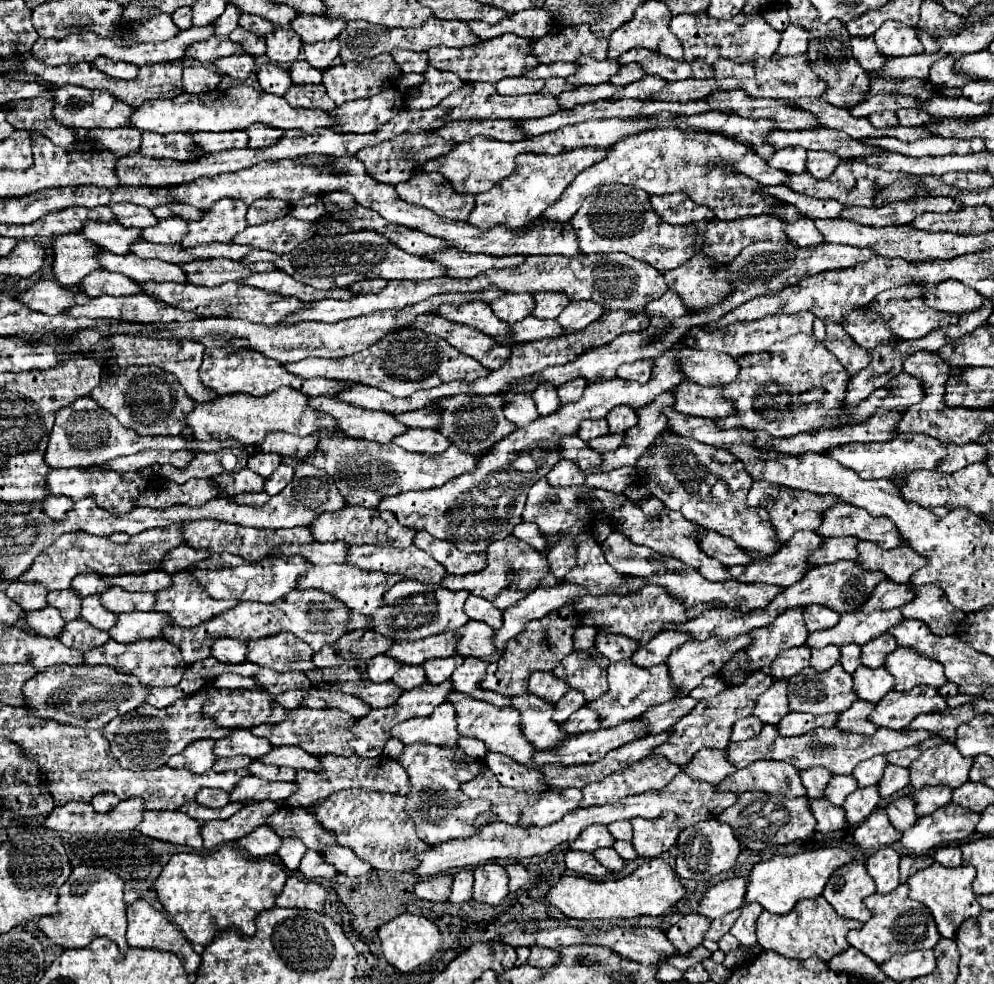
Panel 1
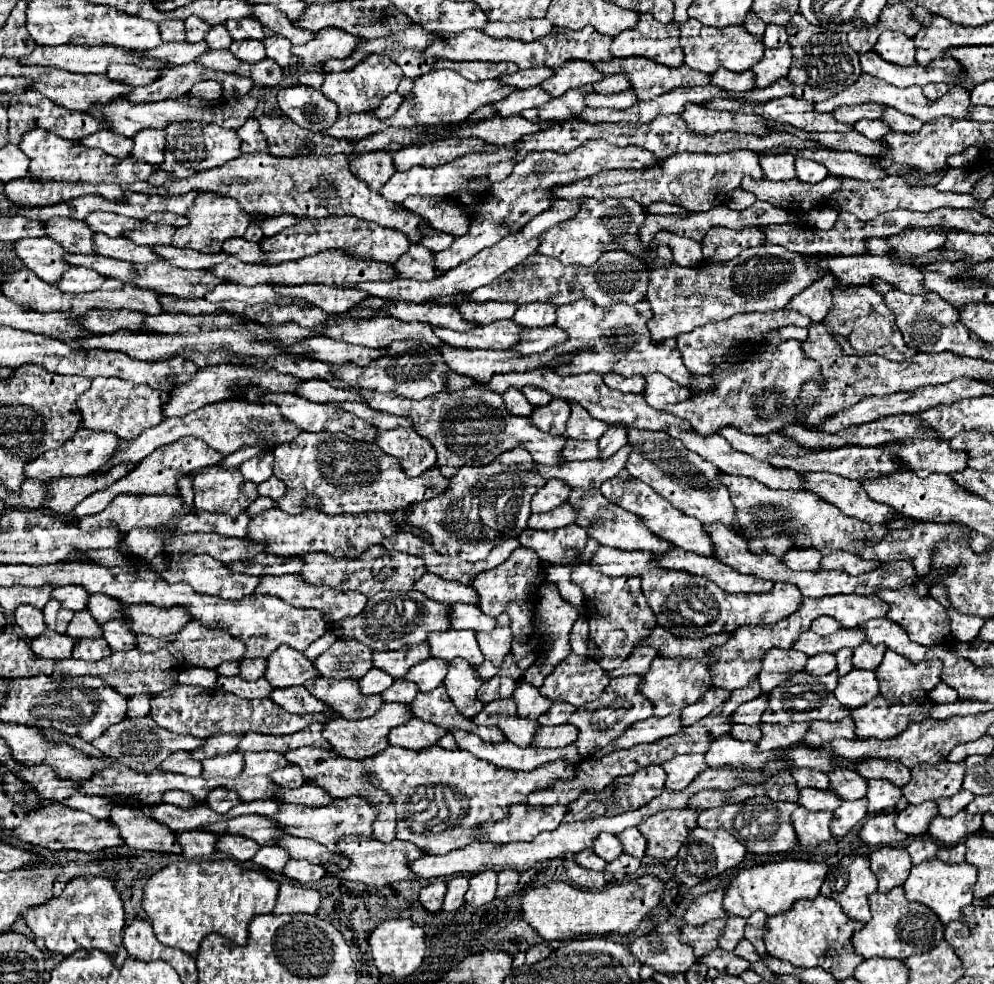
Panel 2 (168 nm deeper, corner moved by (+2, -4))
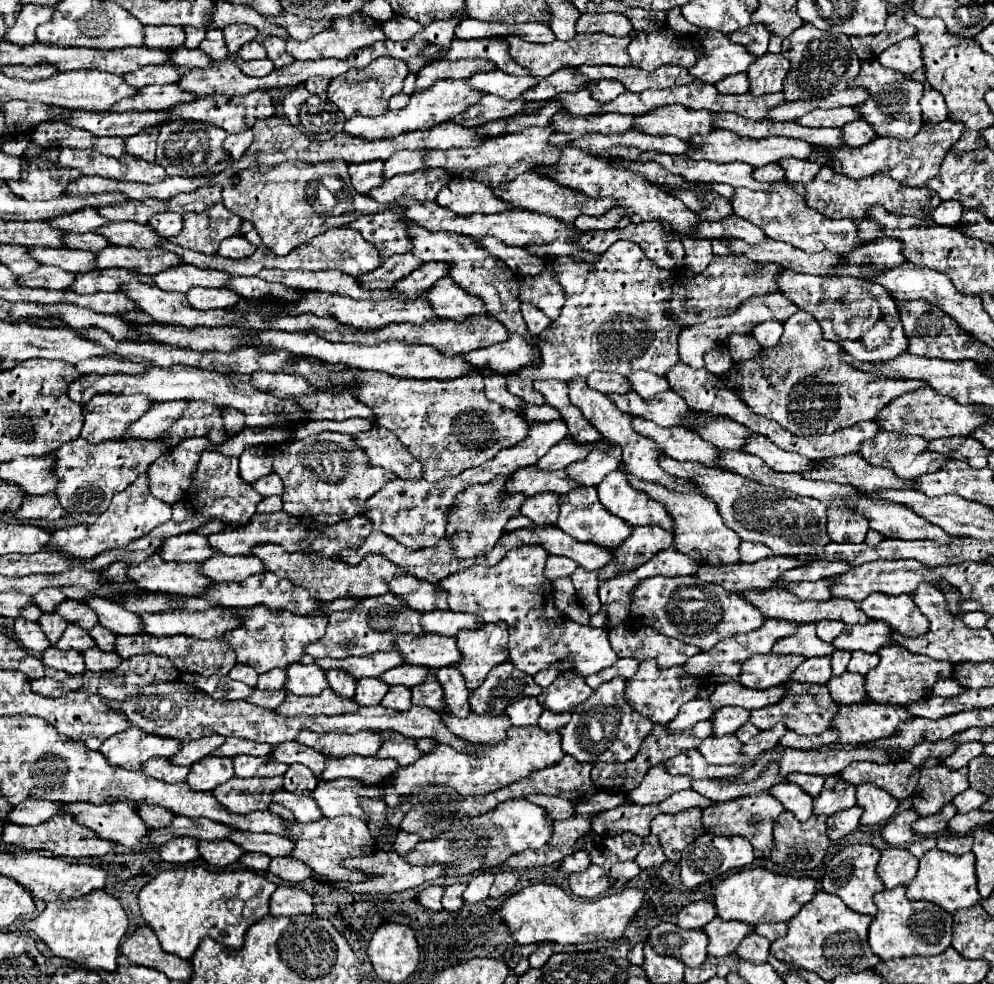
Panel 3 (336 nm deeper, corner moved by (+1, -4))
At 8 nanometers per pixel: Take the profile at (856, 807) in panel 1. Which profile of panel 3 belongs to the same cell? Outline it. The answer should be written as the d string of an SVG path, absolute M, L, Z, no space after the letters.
M860 806L846 808L846 810L840 810L838 814L828 816L828 838L830 840L838 840L838 838L850 834L858 826L860 816L862 816L862 808Z

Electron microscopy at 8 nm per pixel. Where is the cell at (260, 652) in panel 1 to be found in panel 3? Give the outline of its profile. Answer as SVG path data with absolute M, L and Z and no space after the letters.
M294 662L286 666L286 686L284 690L290 690L296 696L316 696L324 688L328 688L324 670L318 664L300 664Z

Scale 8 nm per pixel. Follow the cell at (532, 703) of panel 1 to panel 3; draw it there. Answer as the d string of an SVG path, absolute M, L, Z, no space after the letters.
M470 714L468 718L442 718L444 724L464 740L474 744L498 744L506 740L506 732L512 728L506 714Z

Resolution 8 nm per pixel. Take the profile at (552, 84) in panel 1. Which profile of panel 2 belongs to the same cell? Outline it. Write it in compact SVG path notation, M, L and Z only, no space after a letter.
M535 86L533 90L515 90L501 102L495 102L493 110L499 116L517 116L527 108L537 108L537 106L545 104L549 98L551 96L545 94L545 90L541 90L539 86Z

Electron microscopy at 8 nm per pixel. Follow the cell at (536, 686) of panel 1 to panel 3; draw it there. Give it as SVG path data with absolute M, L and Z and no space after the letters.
M530 696L530 698L520 698L518 702L512 702L508 708L506 708L506 714L510 716L512 724L514 726L534 726L538 724L538 716L542 714L542 704Z

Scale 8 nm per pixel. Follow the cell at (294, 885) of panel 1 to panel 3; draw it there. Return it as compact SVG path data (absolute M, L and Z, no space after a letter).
M278 886L270 898L272 916L296 916L312 912L314 912L312 896L298 886Z

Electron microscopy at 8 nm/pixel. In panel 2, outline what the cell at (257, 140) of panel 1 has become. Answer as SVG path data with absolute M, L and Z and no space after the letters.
M251 118L249 122L245 122L245 126L241 126L237 130L237 136L241 140L241 152L243 154L265 150L265 138L261 138L261 130L257 126L257 118Z

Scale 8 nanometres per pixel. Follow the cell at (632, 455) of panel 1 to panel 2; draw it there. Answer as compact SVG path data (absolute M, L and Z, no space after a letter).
M625 444L613 458L607 458L605 462L599 460L589 460L589 462L563 462L557 466L541 466L537 464L533 470L545 478L557 478L569 484L571 488L581 488L581 490L593 490L599 488L605 480L613 478L625 468L625 458L629 456L631 446Z

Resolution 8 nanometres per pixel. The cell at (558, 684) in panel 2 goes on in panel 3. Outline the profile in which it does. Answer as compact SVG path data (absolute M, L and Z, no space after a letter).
M576 670L560 672L558 678L542 690L538 702L550 712L572 712L578 704L586 702L594 690L586 686L586 678Z

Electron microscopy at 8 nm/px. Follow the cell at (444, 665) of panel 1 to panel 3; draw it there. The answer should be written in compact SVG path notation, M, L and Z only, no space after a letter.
M402 664L402 666L398 666L398 668L392 668L392 670L384 672L380 678L382 678L386 684L390 684L390 686L402 684L402 686L414 688L414 686L426 682L428 674L434 674L434 670L430 670L430 668L426 668L426 666L406 666L406 664Z

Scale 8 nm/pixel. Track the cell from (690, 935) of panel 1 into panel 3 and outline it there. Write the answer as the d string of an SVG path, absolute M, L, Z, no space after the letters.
M714 918L708 922L702 932L708 936L708 954L710 956L726 956L738 948L738 942L750 934L754 926L744 922L722 922L722 918Z

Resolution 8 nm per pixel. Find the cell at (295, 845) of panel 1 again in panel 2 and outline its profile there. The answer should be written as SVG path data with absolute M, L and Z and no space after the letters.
M261 846L261 850L251 858L251 862L271 872L281 872L285 862L289 862L289 856L279 846Z

